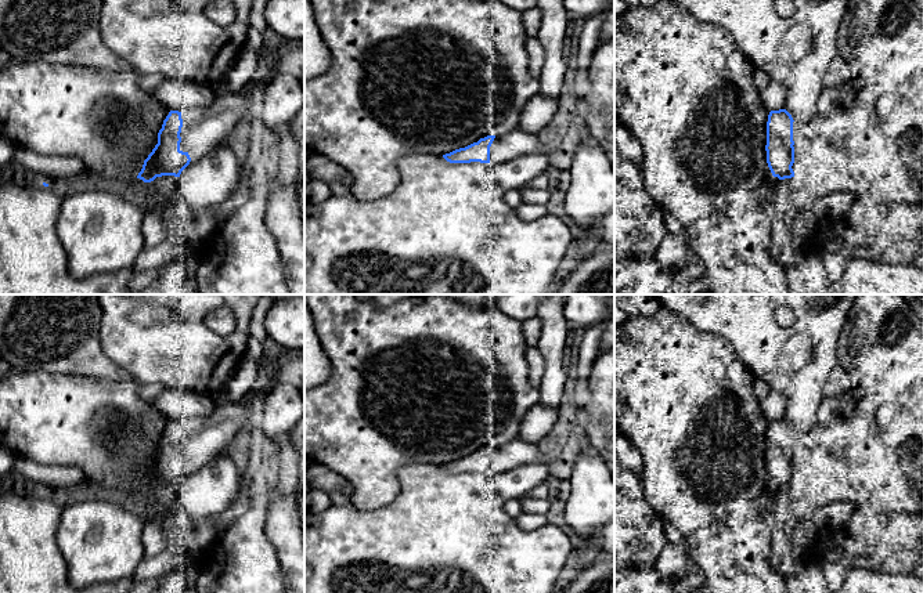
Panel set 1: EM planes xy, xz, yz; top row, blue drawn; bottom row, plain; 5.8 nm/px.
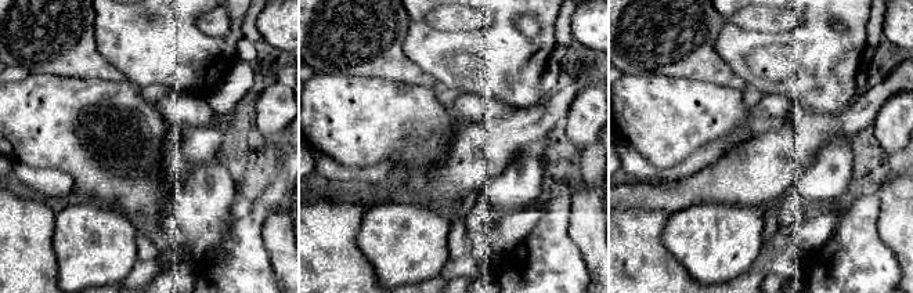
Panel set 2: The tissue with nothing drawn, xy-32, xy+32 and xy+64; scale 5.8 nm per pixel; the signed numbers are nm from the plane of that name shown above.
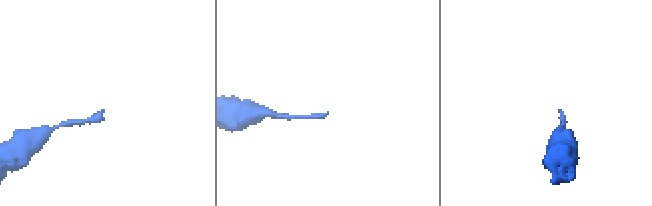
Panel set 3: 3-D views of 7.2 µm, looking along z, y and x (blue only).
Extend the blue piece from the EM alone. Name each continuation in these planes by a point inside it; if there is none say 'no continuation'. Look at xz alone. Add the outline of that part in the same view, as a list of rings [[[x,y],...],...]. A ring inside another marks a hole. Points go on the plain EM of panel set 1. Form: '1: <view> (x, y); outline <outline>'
1: xz (505, 456); outline [[[513,440],[495,445],[490,456],[490,474],[495,476],[502,470],[515,469],[519,464],[548,463],[549,459],[533,442]]]

